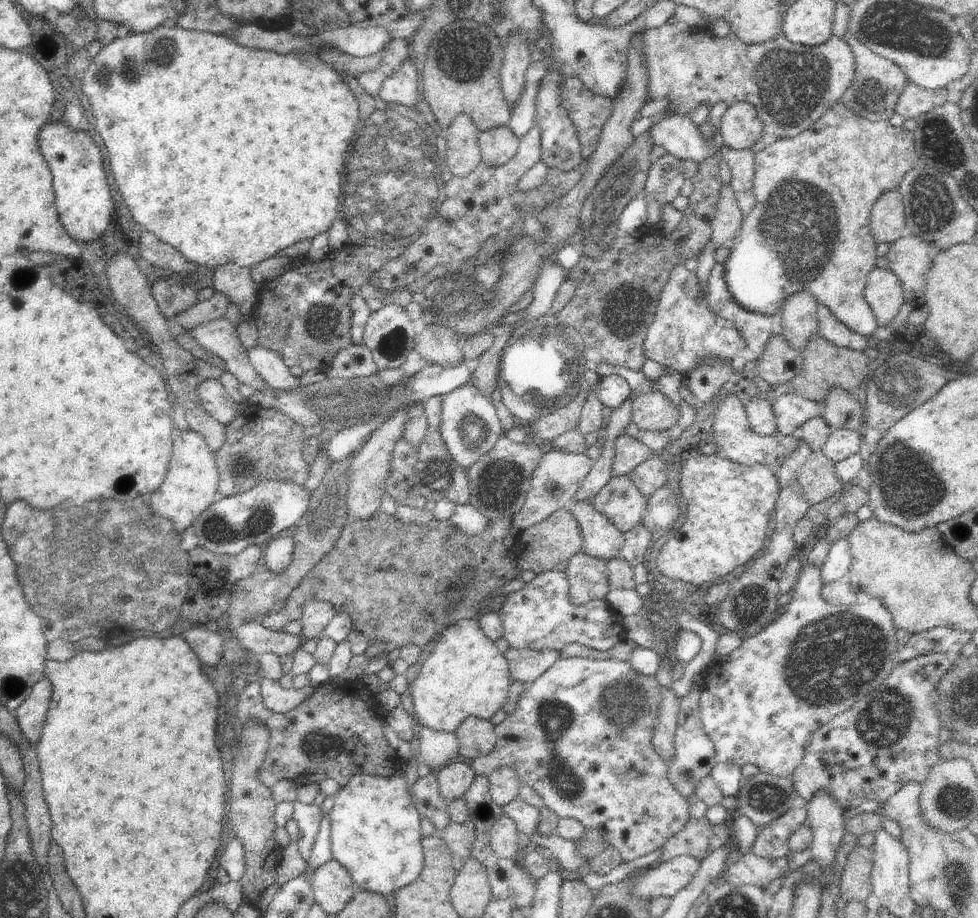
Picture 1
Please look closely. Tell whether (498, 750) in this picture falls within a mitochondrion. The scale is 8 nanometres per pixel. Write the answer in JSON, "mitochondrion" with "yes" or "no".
{"mitochondrion":"no"}

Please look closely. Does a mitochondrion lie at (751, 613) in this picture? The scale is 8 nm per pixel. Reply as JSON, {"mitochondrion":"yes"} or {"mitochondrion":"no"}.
{"mitochondrion":"yes"}

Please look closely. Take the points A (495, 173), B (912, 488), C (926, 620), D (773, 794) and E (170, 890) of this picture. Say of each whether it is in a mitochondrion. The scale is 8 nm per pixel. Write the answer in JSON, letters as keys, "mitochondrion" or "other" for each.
{"A":"other","B":"mitochondrion","C":"other","D":"mitochondrion","E":"other"}

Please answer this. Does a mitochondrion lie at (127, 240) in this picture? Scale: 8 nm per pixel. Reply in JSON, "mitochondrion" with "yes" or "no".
{"mitochondrion":"no"}

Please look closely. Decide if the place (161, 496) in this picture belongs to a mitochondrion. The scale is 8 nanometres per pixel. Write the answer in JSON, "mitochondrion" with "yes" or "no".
{"mitochondrion":"no"}

